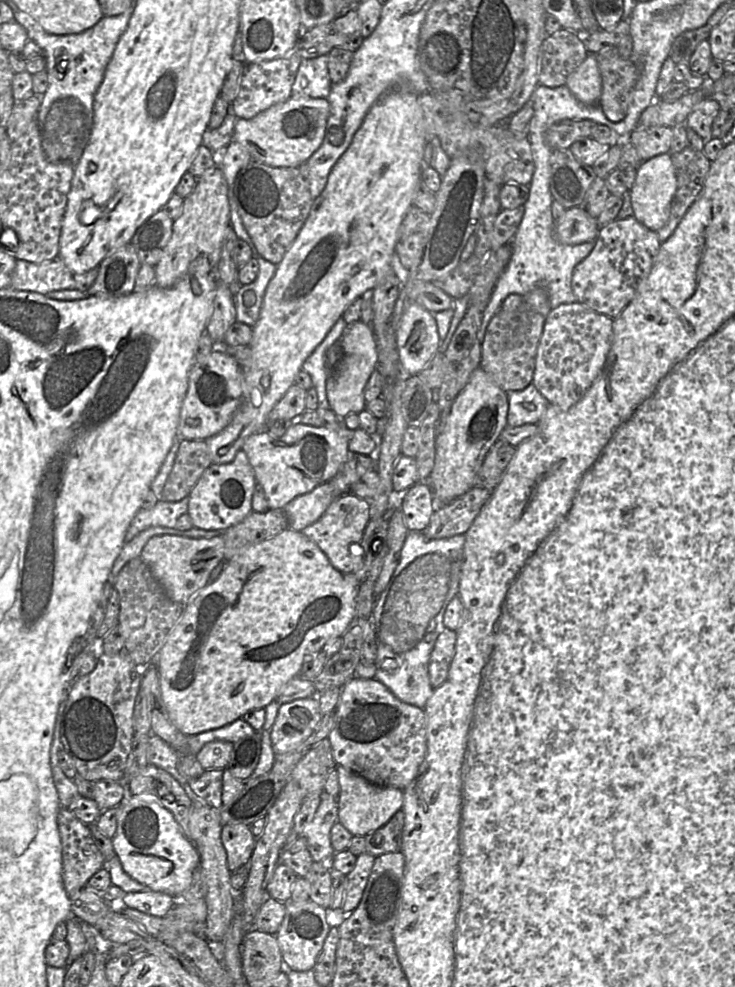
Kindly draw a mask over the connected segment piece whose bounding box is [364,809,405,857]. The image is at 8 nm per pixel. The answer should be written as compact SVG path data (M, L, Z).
M402 809L382 827L370 832L366 836L366 852L375 857L401 851L405 815Z

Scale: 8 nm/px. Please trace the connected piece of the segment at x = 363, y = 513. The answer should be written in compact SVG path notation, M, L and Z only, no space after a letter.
M345 493L333 500L323 515L301 533L317 544L336 570L342 573L355 573L363 566L361 541L369 520L370 501L353 493Z

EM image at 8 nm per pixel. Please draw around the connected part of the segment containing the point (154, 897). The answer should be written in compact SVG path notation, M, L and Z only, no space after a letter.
M163 892L125 893L116 906L129 907L140 912L163 917L174 906L174 898Z

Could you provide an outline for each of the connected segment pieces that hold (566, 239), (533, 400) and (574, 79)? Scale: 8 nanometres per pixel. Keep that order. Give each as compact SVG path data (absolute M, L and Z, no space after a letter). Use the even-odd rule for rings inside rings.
M582 206L565 210L554 226L556 240L567 245L595 241L599 229L597 219L593 218Z
M532 383L523 390L506 393L507 426L538 424L548 409L549 403Z
M588 54L584 62L569 75L565 85L581 103L599 105L602 94L602 78L596 55Z

